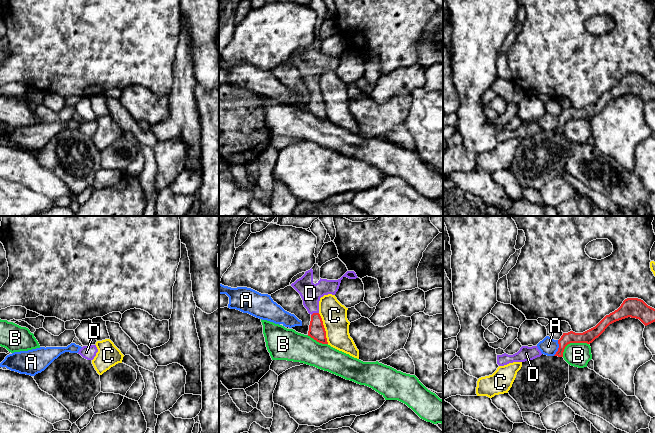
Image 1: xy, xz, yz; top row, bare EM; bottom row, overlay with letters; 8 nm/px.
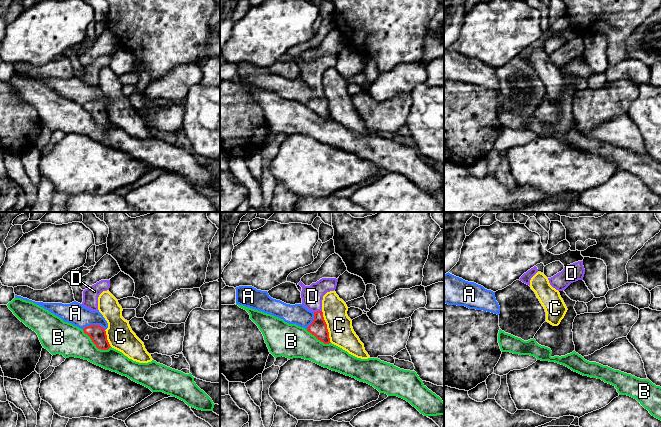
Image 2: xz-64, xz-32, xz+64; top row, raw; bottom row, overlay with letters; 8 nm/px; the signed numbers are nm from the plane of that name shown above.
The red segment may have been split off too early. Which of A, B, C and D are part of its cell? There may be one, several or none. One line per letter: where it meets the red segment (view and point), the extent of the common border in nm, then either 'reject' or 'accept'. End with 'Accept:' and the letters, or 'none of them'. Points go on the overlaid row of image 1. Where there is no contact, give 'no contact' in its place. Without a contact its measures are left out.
A: meets red in yz at (558, 348); contact 130 nm long; reject
B: meets red in yz at (572, 342); contact 240 nm long; reject
C: meets red in xz at (324, 328); contact 260 nm long; reject
D: meets red in xz at (314, 313); contact 70 nm long; accept
Accept: D

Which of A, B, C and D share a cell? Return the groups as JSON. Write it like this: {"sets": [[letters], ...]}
{"sets": [["A"], ["B"], ["C"], ["D"]]}

